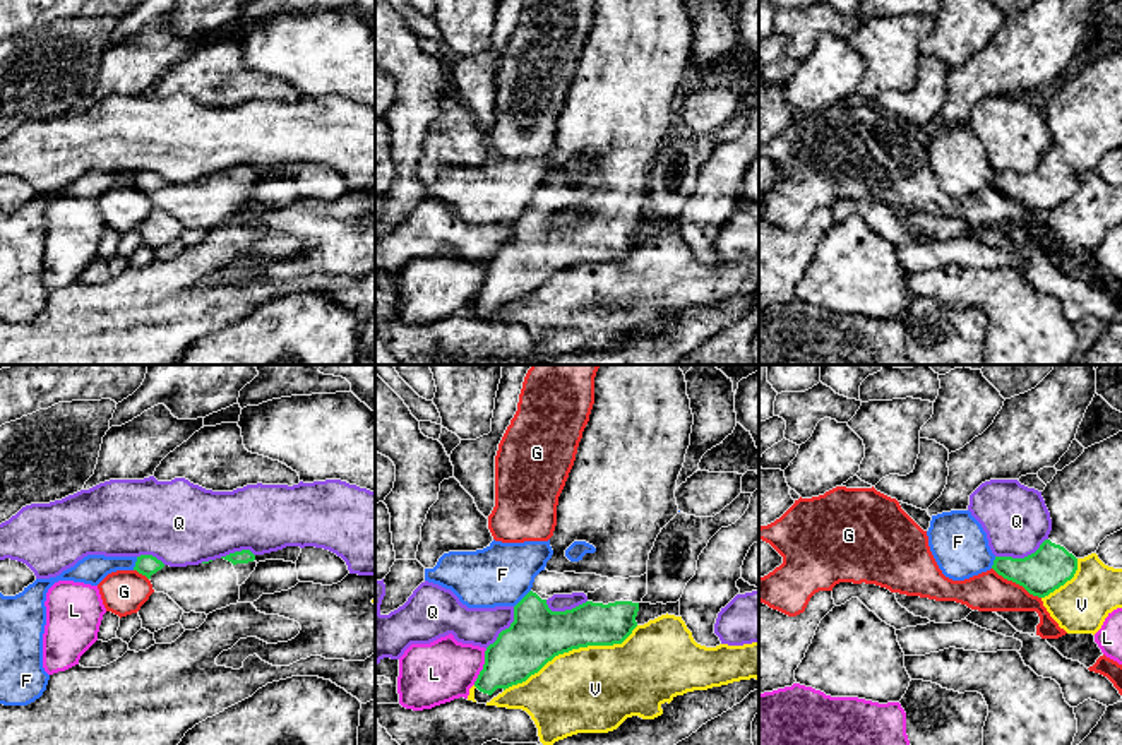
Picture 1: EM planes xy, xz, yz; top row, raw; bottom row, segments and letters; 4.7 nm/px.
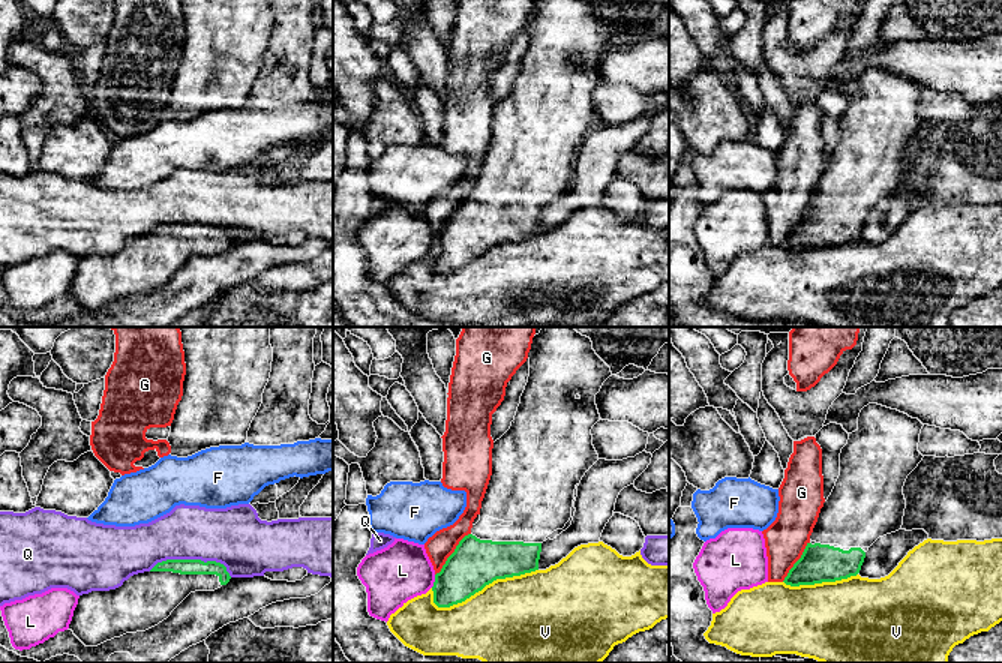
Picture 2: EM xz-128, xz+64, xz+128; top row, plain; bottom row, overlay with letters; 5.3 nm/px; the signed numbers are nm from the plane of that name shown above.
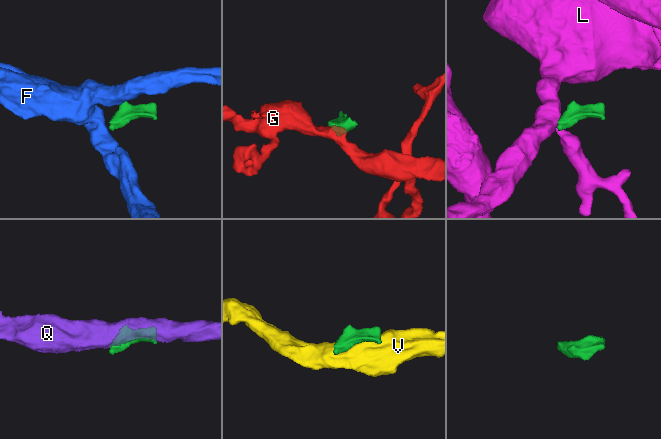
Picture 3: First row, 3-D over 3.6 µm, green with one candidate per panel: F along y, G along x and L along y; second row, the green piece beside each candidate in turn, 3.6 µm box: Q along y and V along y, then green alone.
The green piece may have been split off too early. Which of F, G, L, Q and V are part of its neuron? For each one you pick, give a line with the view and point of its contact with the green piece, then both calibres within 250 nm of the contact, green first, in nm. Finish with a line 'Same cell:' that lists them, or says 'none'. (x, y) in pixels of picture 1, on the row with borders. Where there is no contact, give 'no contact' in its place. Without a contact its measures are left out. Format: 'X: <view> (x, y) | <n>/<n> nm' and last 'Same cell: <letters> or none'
Same cell: none

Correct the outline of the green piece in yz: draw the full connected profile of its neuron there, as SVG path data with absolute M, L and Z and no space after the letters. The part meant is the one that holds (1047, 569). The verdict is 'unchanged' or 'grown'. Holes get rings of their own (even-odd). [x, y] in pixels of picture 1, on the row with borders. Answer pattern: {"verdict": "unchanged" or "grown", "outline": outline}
{"verdict": "grown", "outline": "M1122 432L1095 444L1062 471L1041 492L1050 512L1052 531L1040 548L1024 557L995 557L992 569L1029 594L1045 598L1077 570L1077 560L1096 553L1100 543L1122 529Z"}

